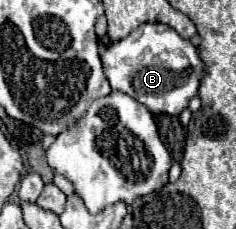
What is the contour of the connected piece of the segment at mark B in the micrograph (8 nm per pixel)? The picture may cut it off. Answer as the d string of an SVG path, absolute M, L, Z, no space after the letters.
M162 23L140 25L126 39L112 43L102 55L102 65L112 89L130 95L158 115L180 115L198 93L206 73L198 49L188 39L180 37L176 29Z

